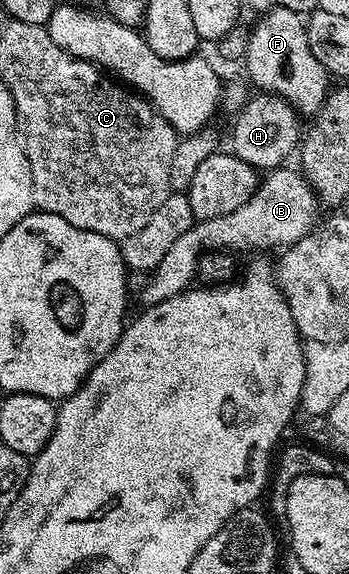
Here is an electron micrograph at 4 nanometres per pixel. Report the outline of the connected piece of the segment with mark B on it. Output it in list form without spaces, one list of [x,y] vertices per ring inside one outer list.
[[[277,168],[263,175],[256,187],[254,196],[238,208],[238,212],[226,212],[226,216],[214,216],[214,220],[193,221],[192,227],[170,247],[170,252],[158,260],[154,273],[148,283],[140,290],[140,306],[147,308],[154,304],[162,304],[162,300],[170,300],[170,296],[178,296],[193,285],[196,278],[196,265],[200,257],[208,250],[256,250],[252,252],[268,252],[271,246],[287,248],[296,241],[311,233],[317,225],[316,210],[318,199],[316,192],[303,174],[295,169]]]

